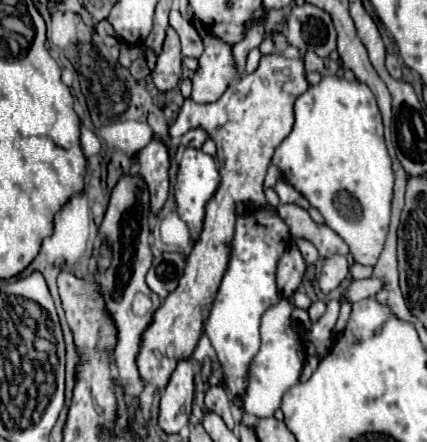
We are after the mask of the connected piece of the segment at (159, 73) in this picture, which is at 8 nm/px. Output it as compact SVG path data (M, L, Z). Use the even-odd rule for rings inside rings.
M170 27L166 31L166 41L162 47L162 53L158 55L156 69L152 71L154 85L160 91L170 91L178 85L182 73L182 53L180 53L180 41L176 31Z

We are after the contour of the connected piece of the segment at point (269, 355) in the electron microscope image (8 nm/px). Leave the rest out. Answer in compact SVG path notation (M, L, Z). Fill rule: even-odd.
M282 299L278 305L270 307L262 315L260 337L262 337L260 351L256 353L256 357L252 359L252 363L248 367L246 391L242 395L236 395L236 397L232 395L230 401L236 409L240 409L248 415L274 417L274 411L280 407L280 399L282 399L284 391L300 381L304 359L306 359L304 343L302 343L302 337L298 333L296 323L292 321L292 309L290 309L290 303L286 299Z

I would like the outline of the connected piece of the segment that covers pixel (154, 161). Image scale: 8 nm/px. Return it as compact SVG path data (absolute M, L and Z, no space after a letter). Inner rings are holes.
M152 139L136 153L136 163L140 163L140 177L150 191L150 215L156 215L168 197L168 151L158 139Z

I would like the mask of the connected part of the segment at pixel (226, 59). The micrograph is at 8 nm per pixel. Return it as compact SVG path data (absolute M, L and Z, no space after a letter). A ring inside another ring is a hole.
M216 37L206 41L204 53L198 59L200 67L192 77L192 99L196 103L214 103L236 79L232 47Z

